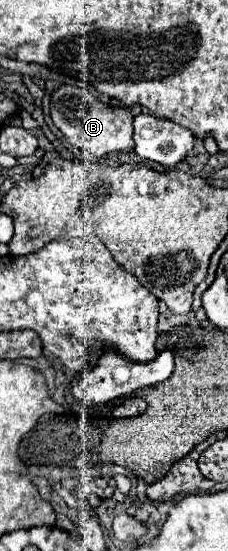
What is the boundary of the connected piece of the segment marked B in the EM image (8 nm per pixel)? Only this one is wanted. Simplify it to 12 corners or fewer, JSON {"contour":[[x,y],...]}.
{"contour":[[79,86],[51,96],[51,120],[95,158],[133,150],[133,114]]}

